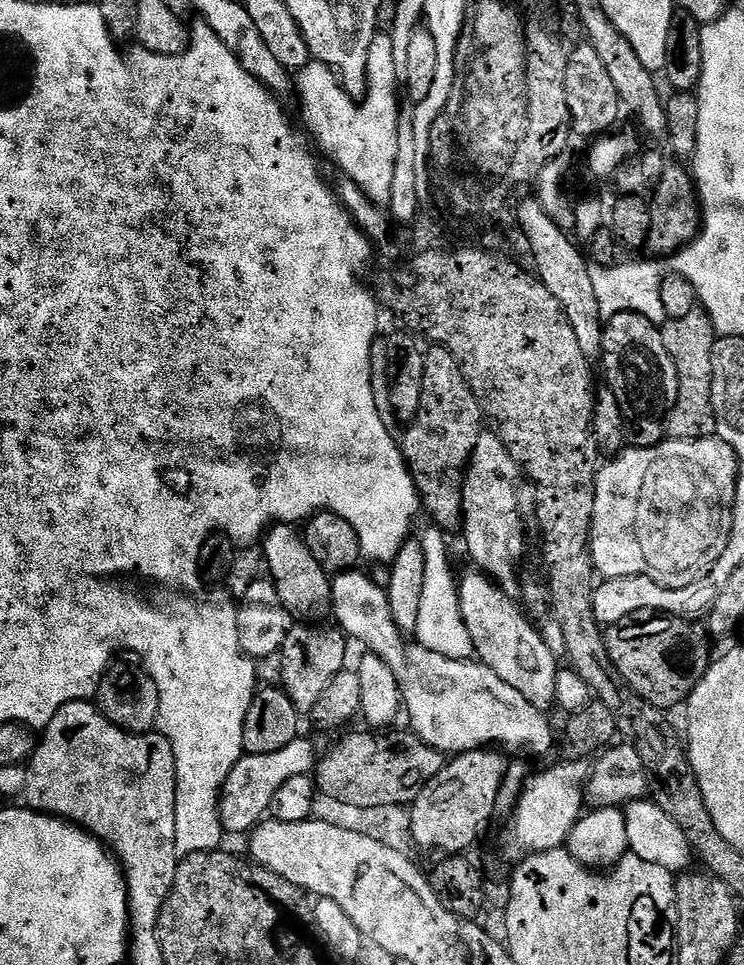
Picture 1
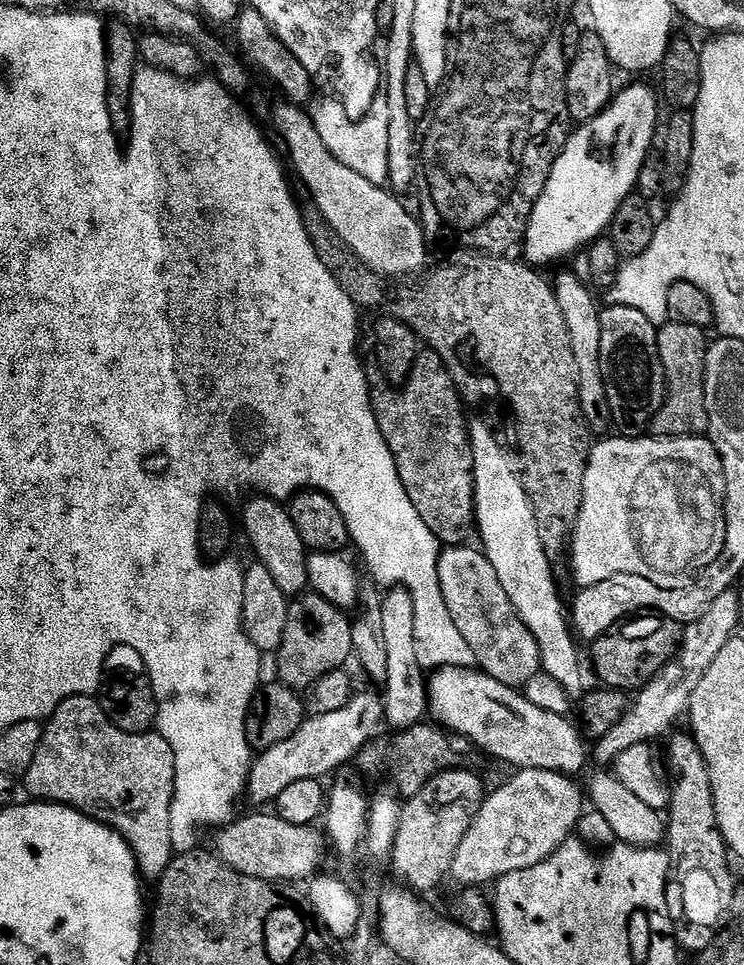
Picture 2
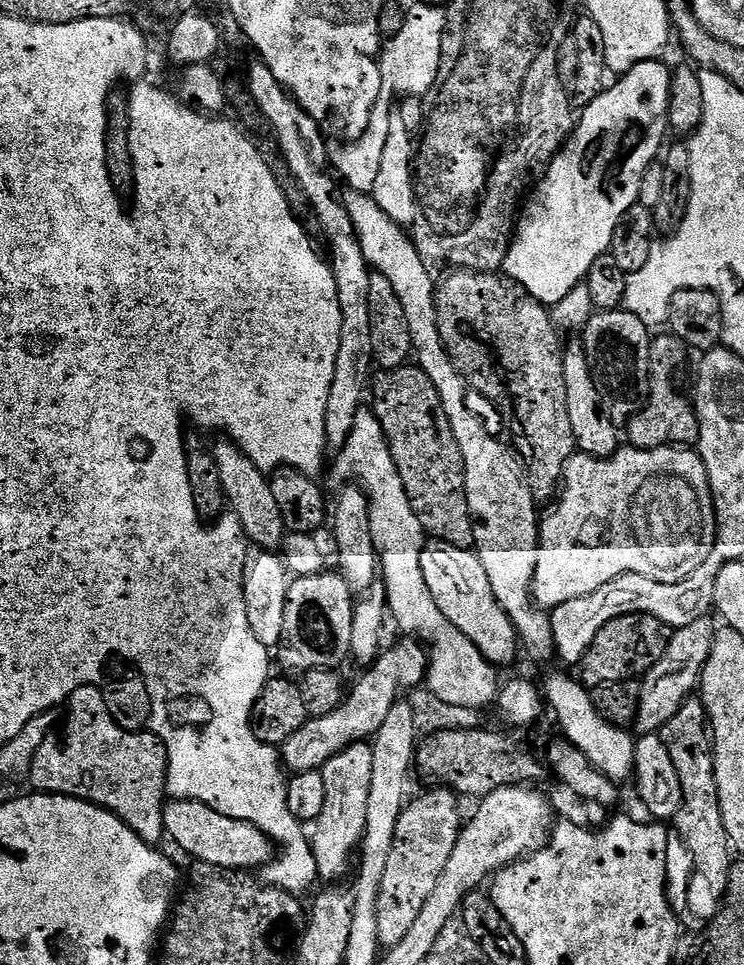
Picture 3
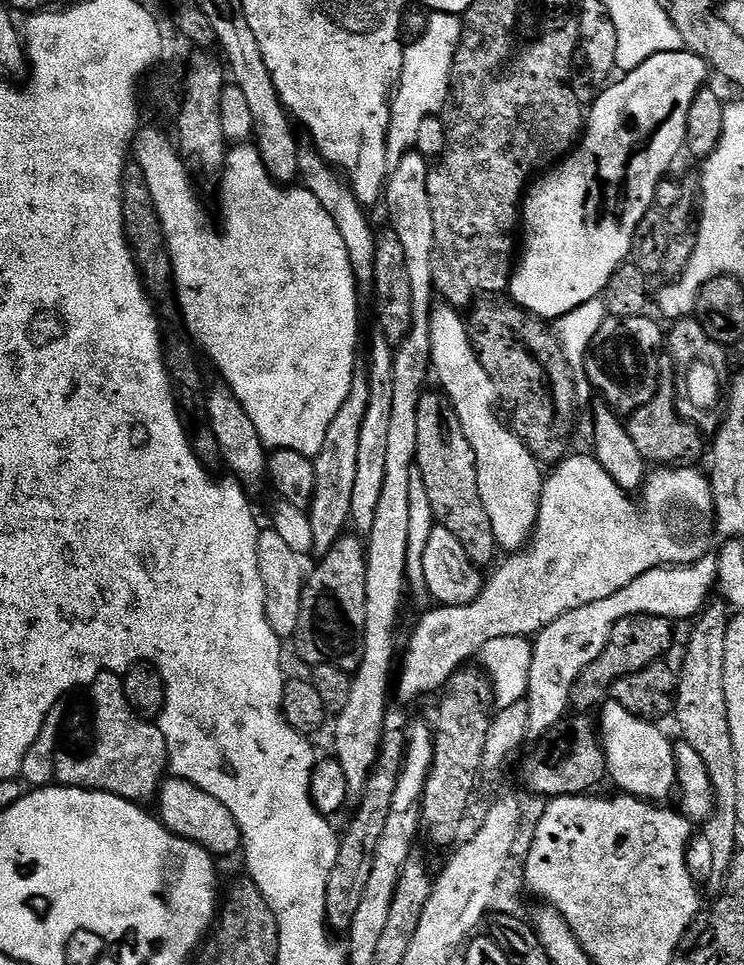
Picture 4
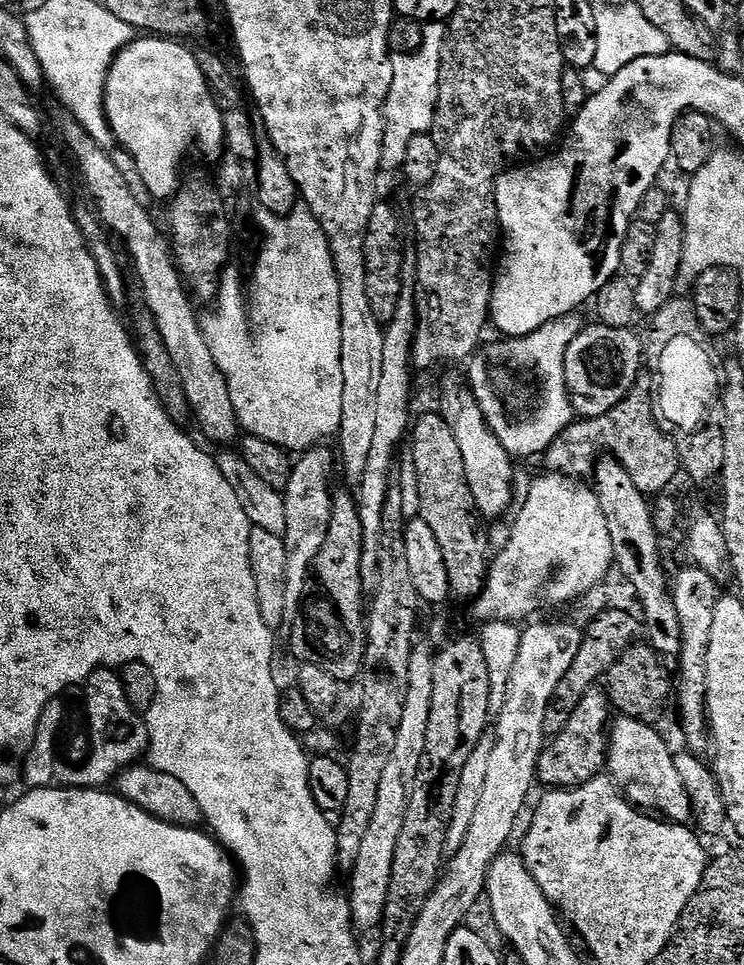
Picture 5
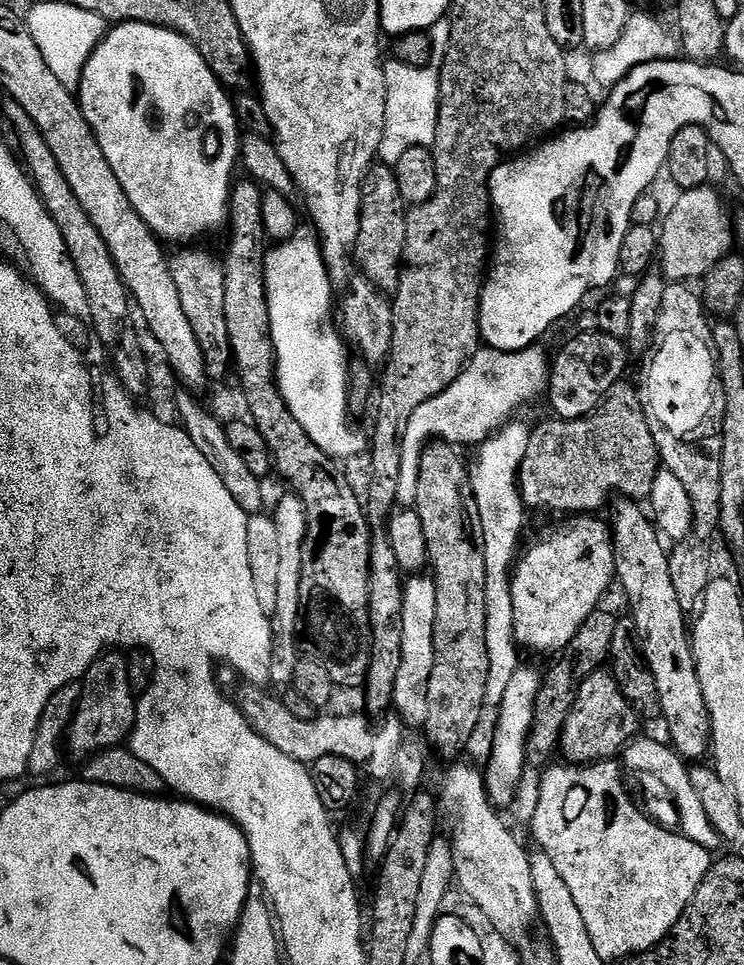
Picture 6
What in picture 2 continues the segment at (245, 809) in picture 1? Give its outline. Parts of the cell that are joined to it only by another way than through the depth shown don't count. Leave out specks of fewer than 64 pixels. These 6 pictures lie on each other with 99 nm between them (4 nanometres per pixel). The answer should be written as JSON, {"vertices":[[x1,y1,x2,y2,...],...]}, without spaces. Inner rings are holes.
{"vertices":[[357,691,342,710,334,714,308,716,298,730,286,741,259,753,248,769,246,796,256,804,271,805,294,782,303,780,320,780,331,774,335,768,357,759,361,749,377,735,382,728,384,702,379,695,372,692]]}

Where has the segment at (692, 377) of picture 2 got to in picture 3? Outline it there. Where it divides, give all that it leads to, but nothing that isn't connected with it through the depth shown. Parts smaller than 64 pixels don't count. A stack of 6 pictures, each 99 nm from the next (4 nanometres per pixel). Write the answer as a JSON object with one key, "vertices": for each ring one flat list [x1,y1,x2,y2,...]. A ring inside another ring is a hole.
{"vertices":[[665,334,656,336,650,346,650,362,652,363,652,397,648,405,633,418,626,428,626,440,634,448,666,448,669,446,692,446,699,441,700,423,696,417,696,409,682,393,676,389,676,375,680,367,688,360,690,349,677,336]]}

